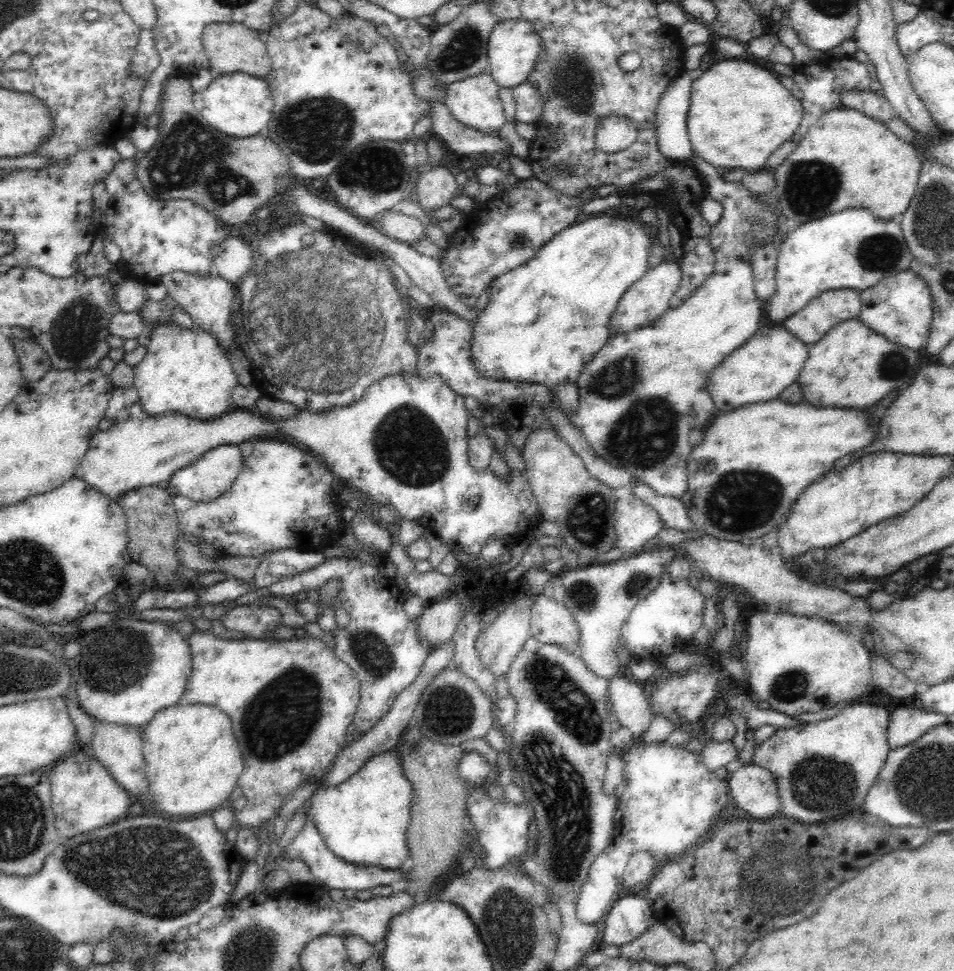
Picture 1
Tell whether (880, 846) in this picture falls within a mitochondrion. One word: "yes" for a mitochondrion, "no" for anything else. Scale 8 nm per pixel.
no

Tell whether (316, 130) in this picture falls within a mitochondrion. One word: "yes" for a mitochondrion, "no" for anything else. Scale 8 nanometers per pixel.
yes

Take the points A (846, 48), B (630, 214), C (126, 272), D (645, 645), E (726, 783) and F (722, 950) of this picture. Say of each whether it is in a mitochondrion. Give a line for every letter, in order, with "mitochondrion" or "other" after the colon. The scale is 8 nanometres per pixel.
A: other
B: other
C: other
D: other
E: other
F: other

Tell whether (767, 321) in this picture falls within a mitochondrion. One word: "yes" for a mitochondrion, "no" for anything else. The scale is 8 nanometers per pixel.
no

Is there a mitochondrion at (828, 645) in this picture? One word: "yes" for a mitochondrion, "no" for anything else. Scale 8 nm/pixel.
no

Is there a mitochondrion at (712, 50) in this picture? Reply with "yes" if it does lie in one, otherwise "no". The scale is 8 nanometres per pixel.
no

